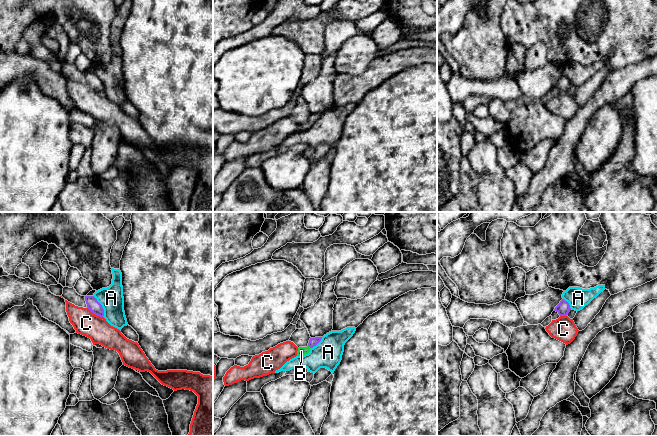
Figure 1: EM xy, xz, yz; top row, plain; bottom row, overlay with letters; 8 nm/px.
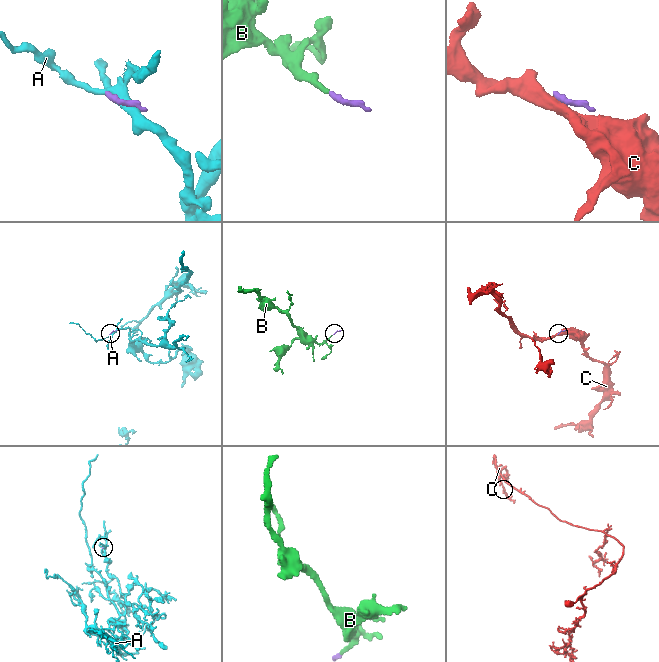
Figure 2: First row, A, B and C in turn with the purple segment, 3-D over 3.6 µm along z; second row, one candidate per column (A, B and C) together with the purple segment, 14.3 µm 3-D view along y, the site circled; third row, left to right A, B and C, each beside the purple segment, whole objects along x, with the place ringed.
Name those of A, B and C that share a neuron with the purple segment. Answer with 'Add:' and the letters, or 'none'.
Add: B

